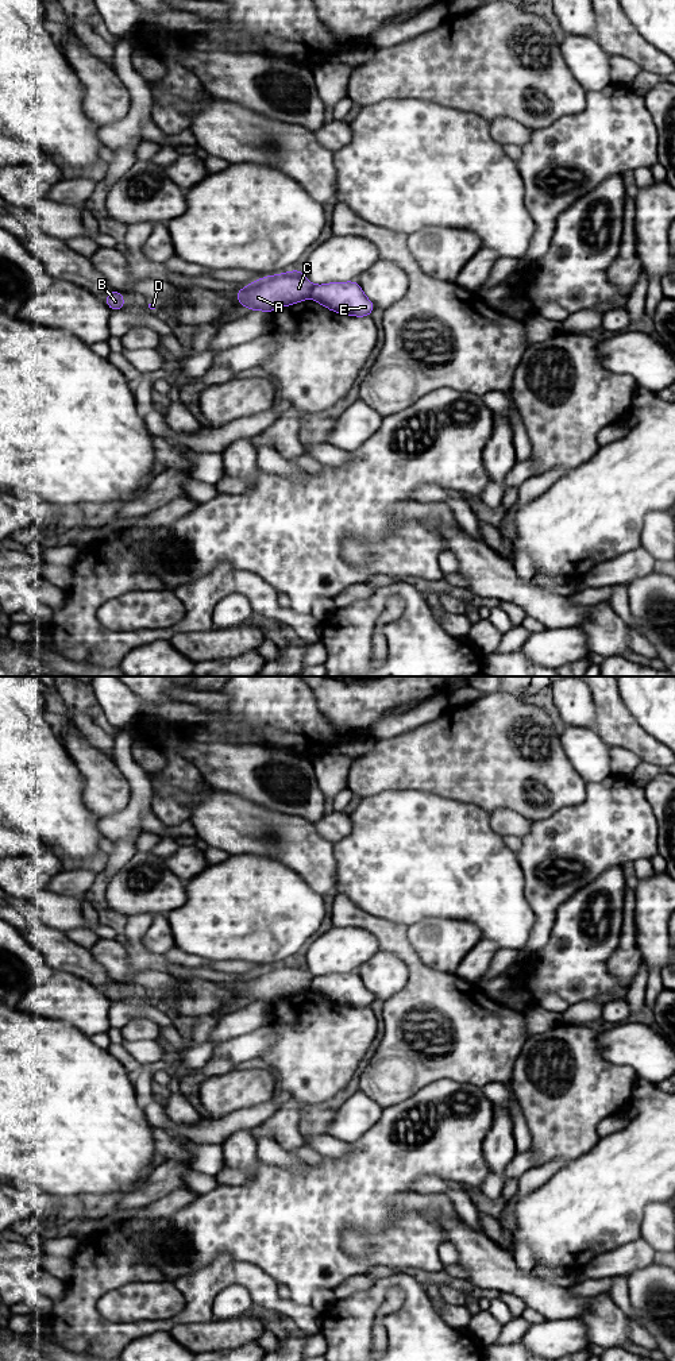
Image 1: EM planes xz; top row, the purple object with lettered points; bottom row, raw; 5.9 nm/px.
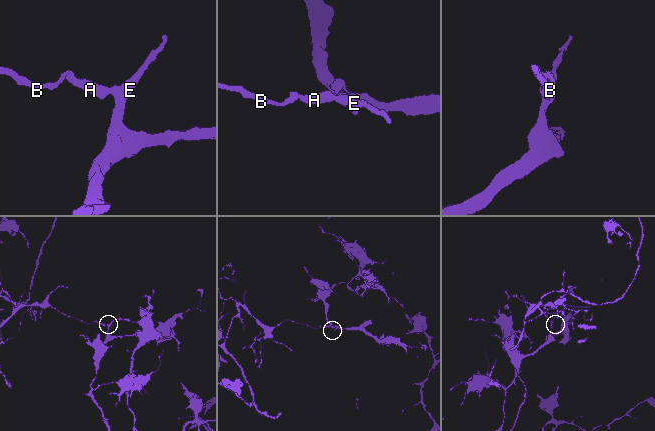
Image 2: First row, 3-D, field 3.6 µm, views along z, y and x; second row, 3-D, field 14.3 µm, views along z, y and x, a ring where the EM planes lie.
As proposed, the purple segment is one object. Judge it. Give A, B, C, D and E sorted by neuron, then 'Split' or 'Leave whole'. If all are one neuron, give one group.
Groups: A B C D / E. Split

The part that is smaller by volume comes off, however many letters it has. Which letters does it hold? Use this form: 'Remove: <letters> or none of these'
Remove: A, B, C, D

